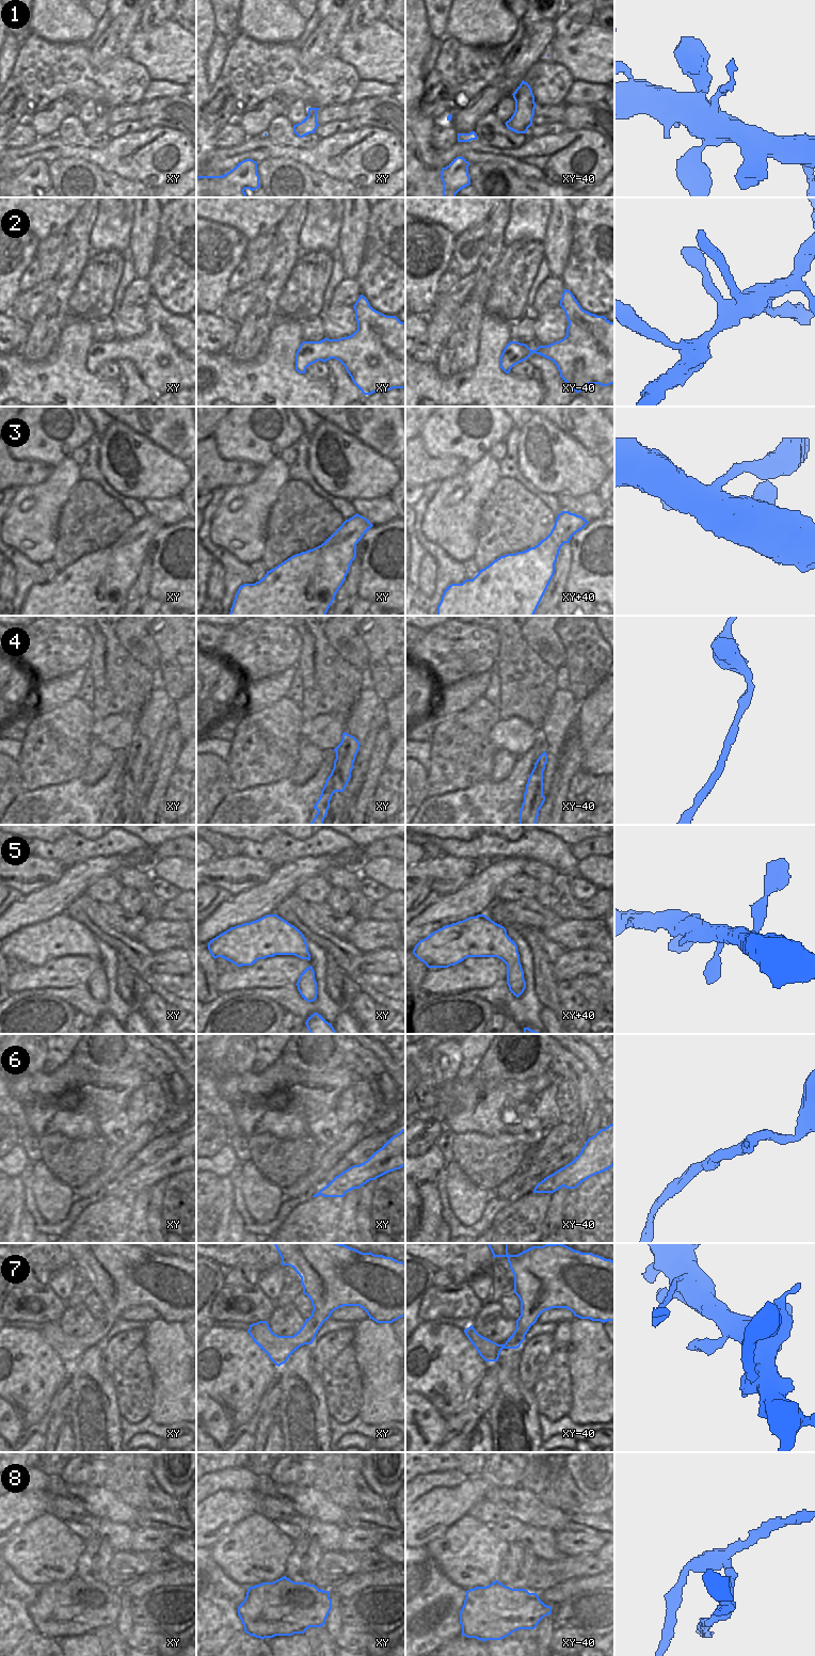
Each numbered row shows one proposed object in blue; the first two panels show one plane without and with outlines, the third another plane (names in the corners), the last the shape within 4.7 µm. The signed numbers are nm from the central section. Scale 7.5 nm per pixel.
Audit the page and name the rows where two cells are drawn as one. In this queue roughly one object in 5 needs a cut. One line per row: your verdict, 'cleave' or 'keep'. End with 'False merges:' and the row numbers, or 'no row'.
1: keep
2: keep
3: keep
4: keep
5: keep
6: keep
7: keep
8: cleave
False merges: 8

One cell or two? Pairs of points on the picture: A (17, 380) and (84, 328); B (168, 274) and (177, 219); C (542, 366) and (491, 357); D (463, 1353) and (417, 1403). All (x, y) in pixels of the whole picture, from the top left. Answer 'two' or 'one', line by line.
A: one
B: one
C: two
D: two

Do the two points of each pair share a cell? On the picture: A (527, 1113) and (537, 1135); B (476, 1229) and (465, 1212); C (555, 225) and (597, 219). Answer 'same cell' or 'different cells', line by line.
A: same cell
B: different cells
C: different cells

